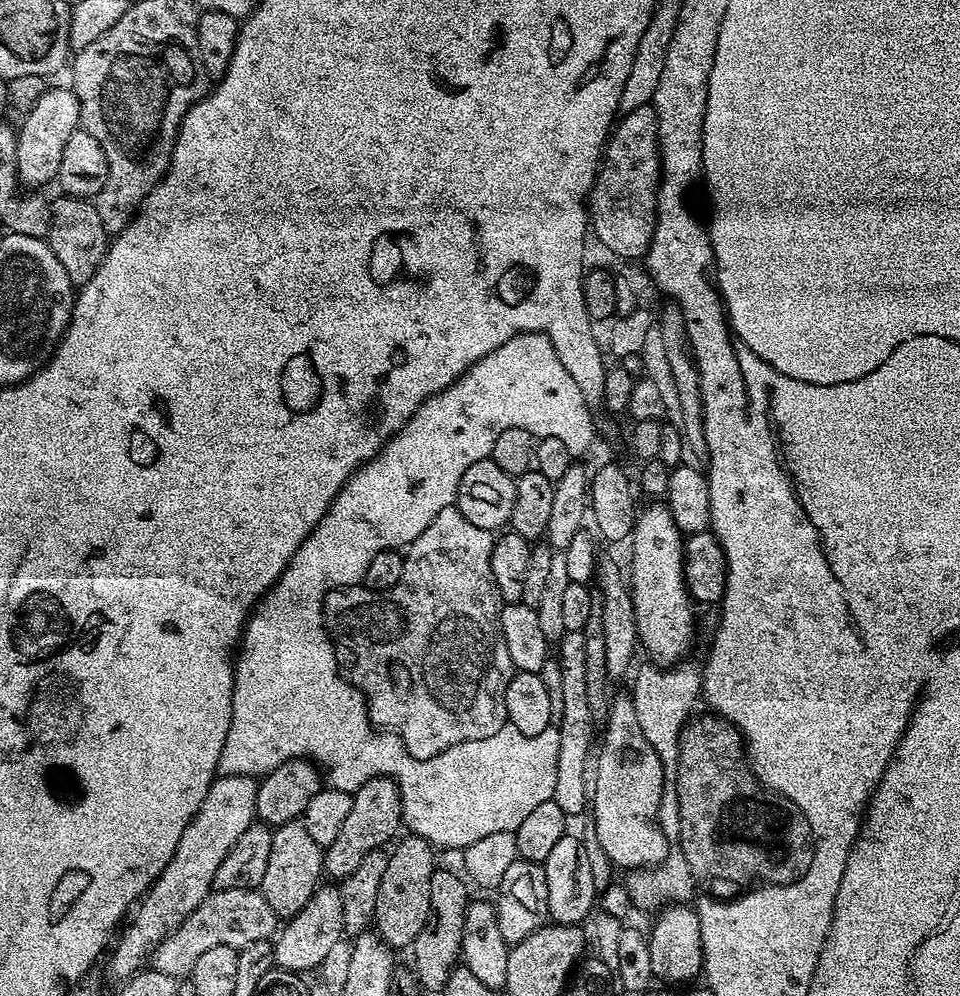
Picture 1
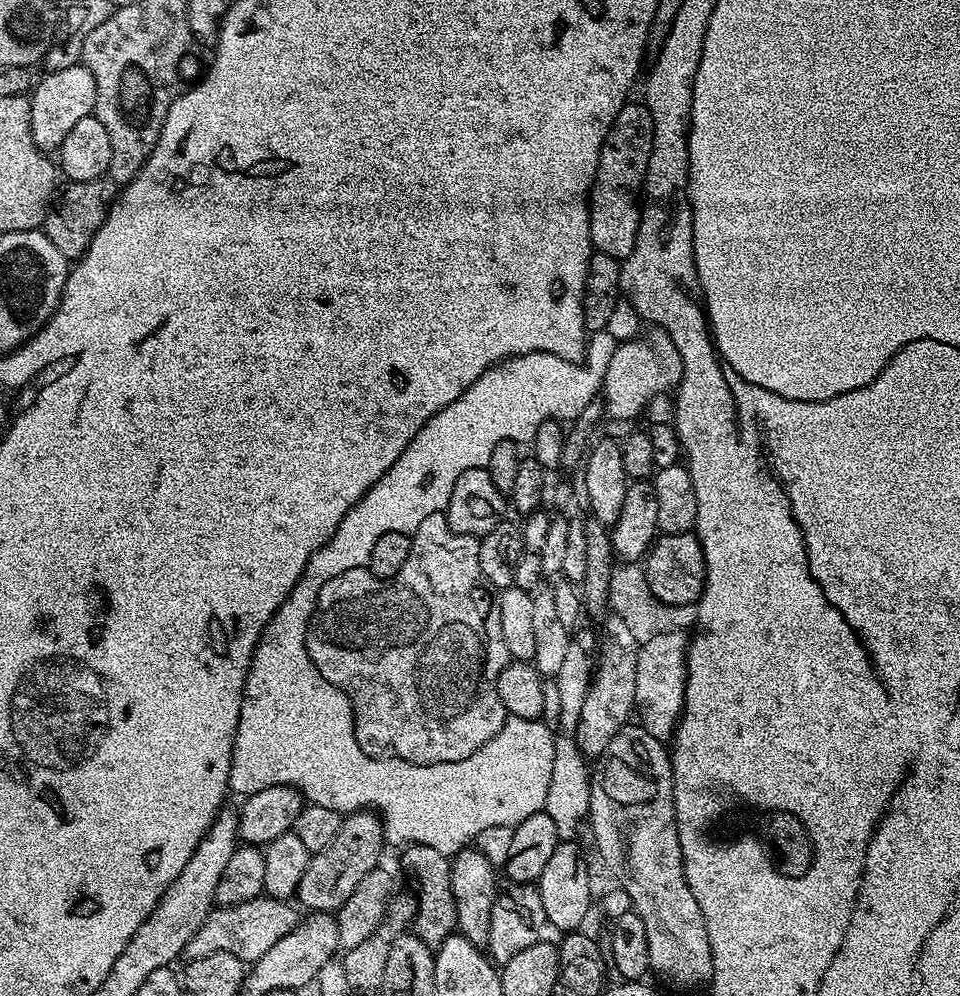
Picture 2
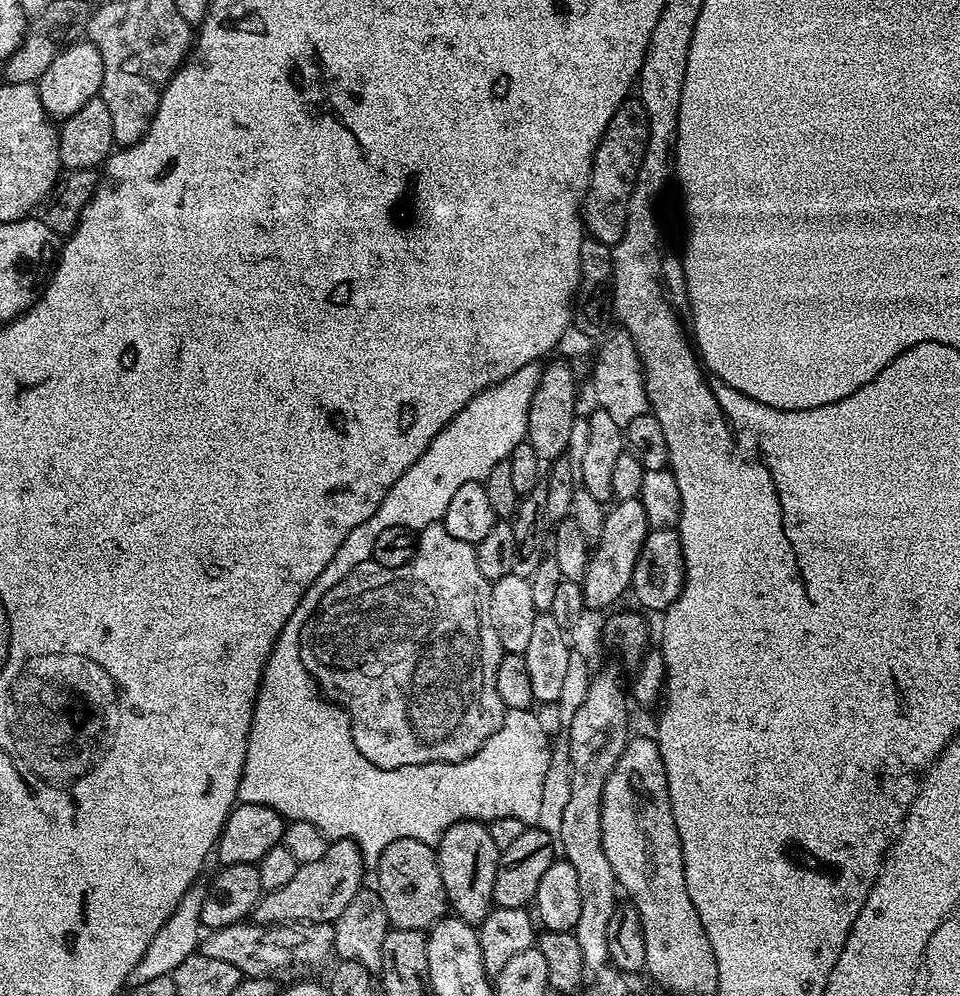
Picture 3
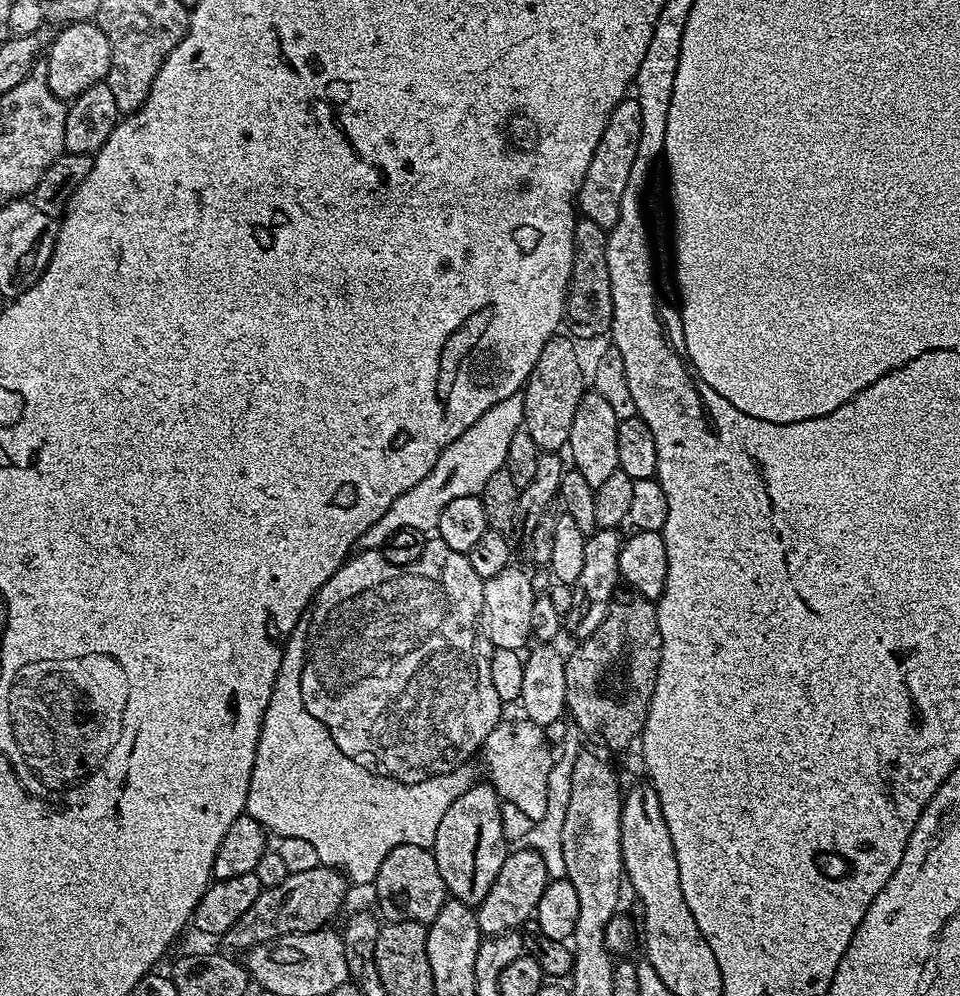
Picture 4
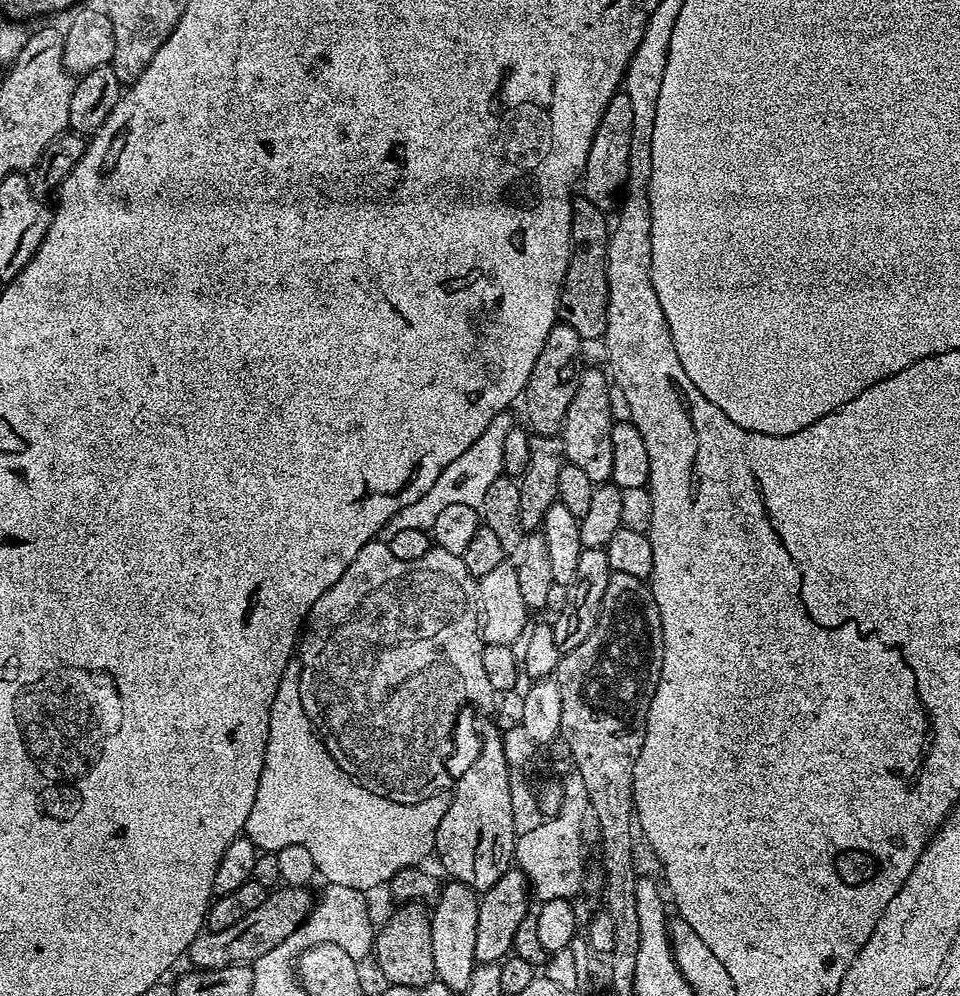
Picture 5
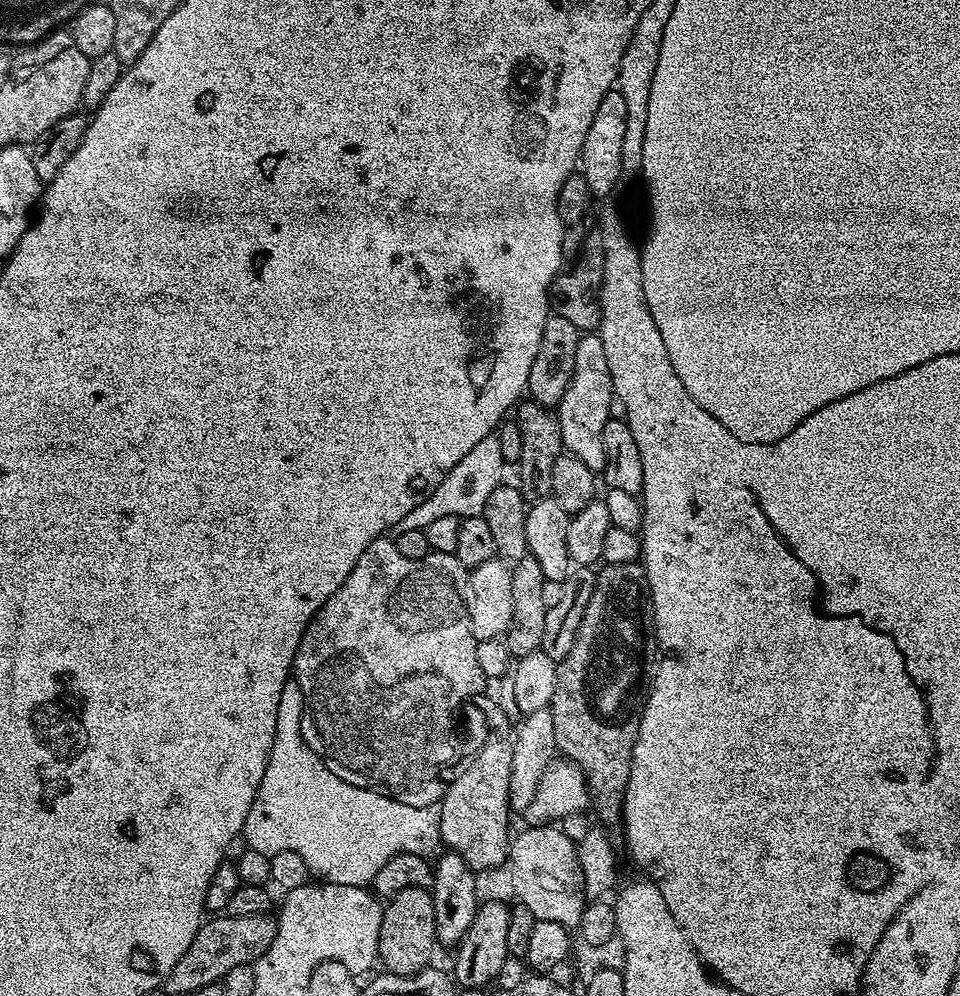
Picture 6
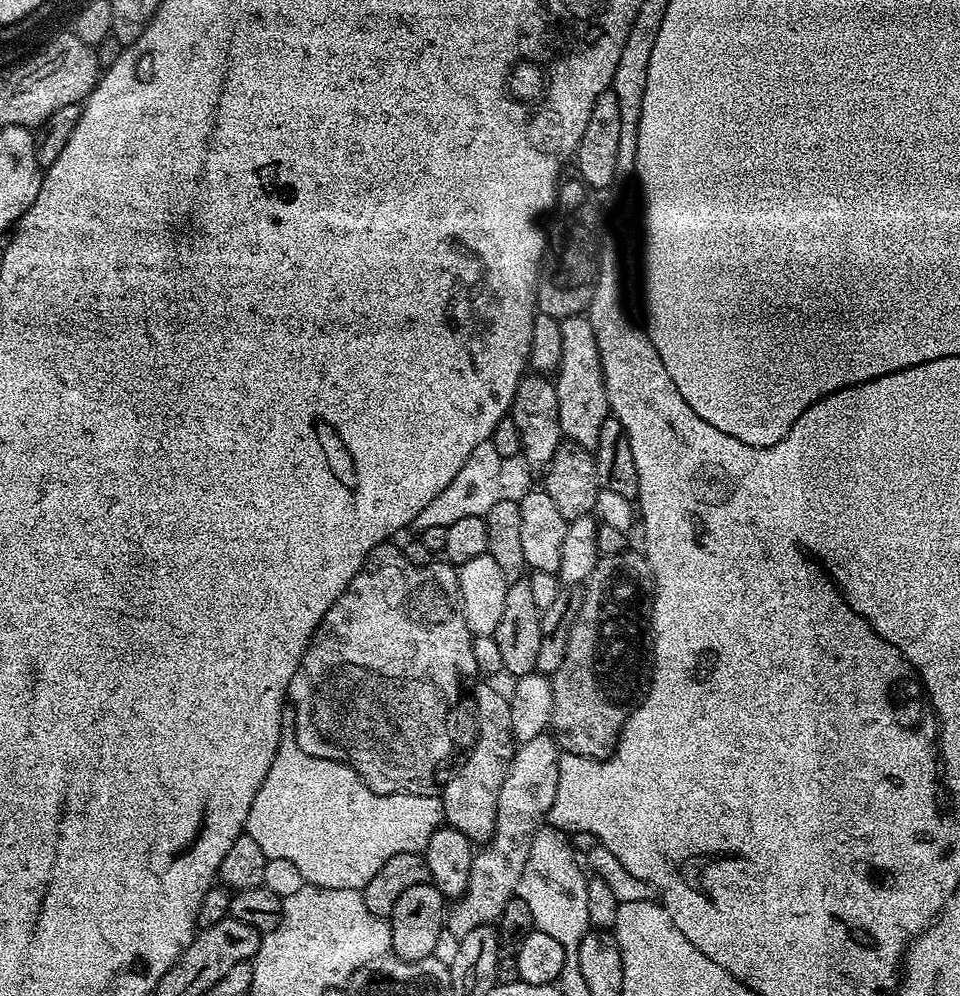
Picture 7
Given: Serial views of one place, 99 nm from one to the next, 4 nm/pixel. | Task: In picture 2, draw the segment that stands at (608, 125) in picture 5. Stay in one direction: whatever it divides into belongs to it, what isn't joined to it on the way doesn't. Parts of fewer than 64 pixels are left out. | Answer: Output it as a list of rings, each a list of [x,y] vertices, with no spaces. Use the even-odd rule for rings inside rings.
[[[626,102],[618,110],[618,118],[608,128],[598,154],[598,170],[588,194],[588,229],[593,249],[622,262],[634,248],[640,221],[638,197],[642,192],[648,159],[652,153],[654,122],[647,104]]]

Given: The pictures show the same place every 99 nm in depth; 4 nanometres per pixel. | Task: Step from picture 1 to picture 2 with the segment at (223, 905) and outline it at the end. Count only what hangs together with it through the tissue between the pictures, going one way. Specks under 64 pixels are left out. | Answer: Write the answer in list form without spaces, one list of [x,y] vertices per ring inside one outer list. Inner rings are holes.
[[[261,894],[250,902],[230,904],[227,906],[213,907],[211,914],[202,922],[198,934],[190,938],[190,942],[184,947],[184,956],[188,960],[194,958],[206,958],[206,954],[234,954],[234,958],[245,962],[255,962],[270,950],[290,930],[294,930],[300,923],[302,916],[288,900],[276,900],[272,896]]]

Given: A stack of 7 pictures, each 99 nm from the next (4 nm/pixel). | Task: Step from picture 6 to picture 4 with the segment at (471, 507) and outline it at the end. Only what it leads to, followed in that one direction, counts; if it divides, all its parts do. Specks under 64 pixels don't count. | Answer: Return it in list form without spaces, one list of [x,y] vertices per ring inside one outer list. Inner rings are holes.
[[[523,395],[502,398],[502,402],[490,406],[490,410],[486,410],[486,414],[482,414],[482,418],[478,418],[478,422],[470,426],[470,430],[466,430],[457,440],[450,442],[450,446],[442,450],[438,462],[434,462],[434,470],[426,474],[426,478],[422,478],[418,486],[394,498],[386,514],[382,514],[382,518],[378,518],[378,522],[374,522],[374,526],[370,526],[366,534],[362,534],[358,541],[359,547],[364,550],[383,549],[385,542],[403,528],[413,528],[425,534],[431,533],[431,528],[432,531],[439,529],[442,510],[446,510],[446,506],[450,506],[454,498],[479,496],[487,480],[504,467],[506,450],[510,450],[510,438],[514,438],[523,422]]]

